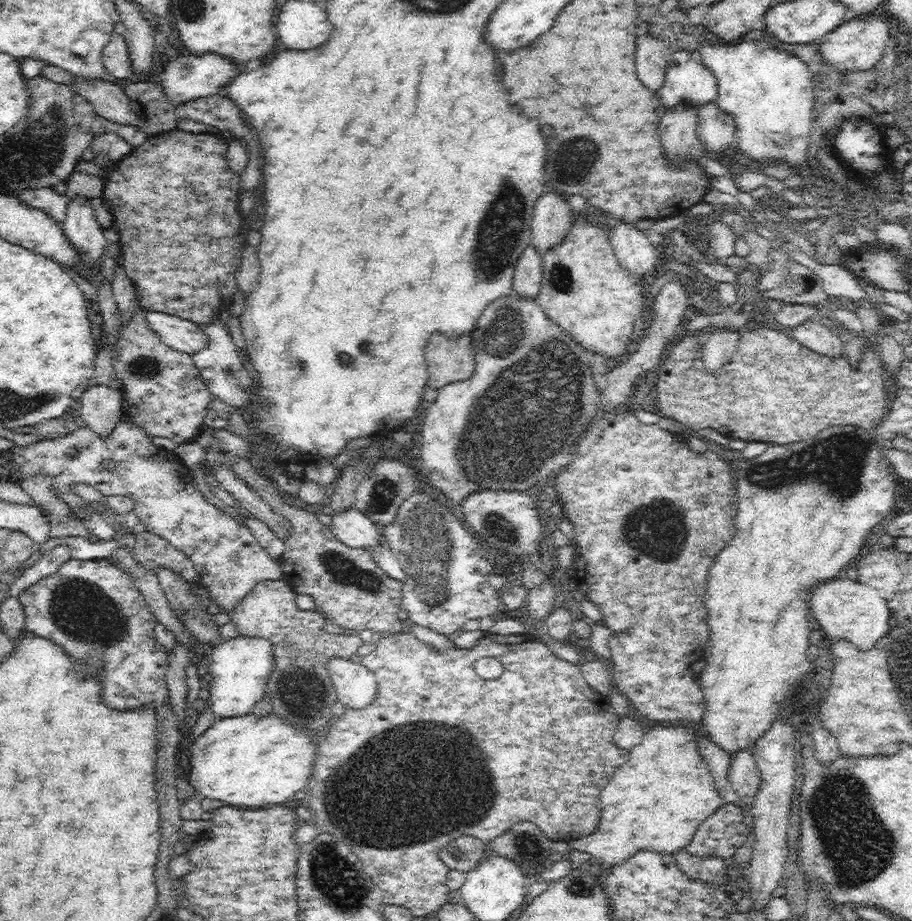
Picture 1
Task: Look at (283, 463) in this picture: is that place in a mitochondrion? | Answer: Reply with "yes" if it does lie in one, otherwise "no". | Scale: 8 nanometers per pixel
no

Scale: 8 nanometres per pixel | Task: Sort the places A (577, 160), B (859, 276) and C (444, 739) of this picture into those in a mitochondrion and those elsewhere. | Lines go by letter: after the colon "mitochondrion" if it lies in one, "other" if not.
A: mitochondrion
B: other
C: mitochondrion

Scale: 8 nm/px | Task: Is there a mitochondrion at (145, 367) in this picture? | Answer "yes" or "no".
yes

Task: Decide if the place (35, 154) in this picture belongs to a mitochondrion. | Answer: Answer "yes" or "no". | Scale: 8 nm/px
yes

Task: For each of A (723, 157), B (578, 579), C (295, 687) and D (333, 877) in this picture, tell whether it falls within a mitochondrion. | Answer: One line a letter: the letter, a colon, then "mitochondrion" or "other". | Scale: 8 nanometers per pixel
A: other
B: other
C: mitochondrion
D: mitochondrion

